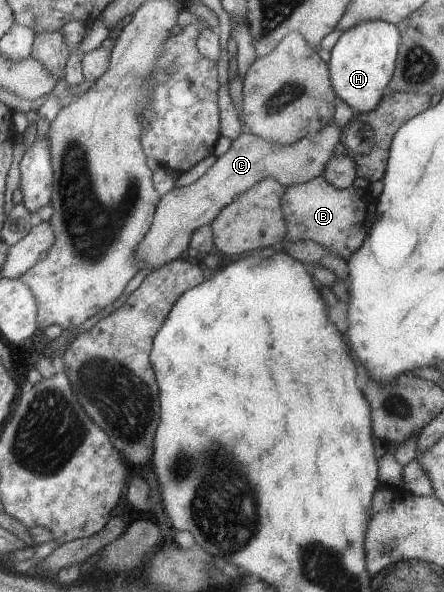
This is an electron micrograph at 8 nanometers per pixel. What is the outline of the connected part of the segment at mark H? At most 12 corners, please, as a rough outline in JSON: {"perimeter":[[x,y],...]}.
{"perimeter":[[360,22],[330,50],[332,89],[372,113],[394,75],[398,26]]}

